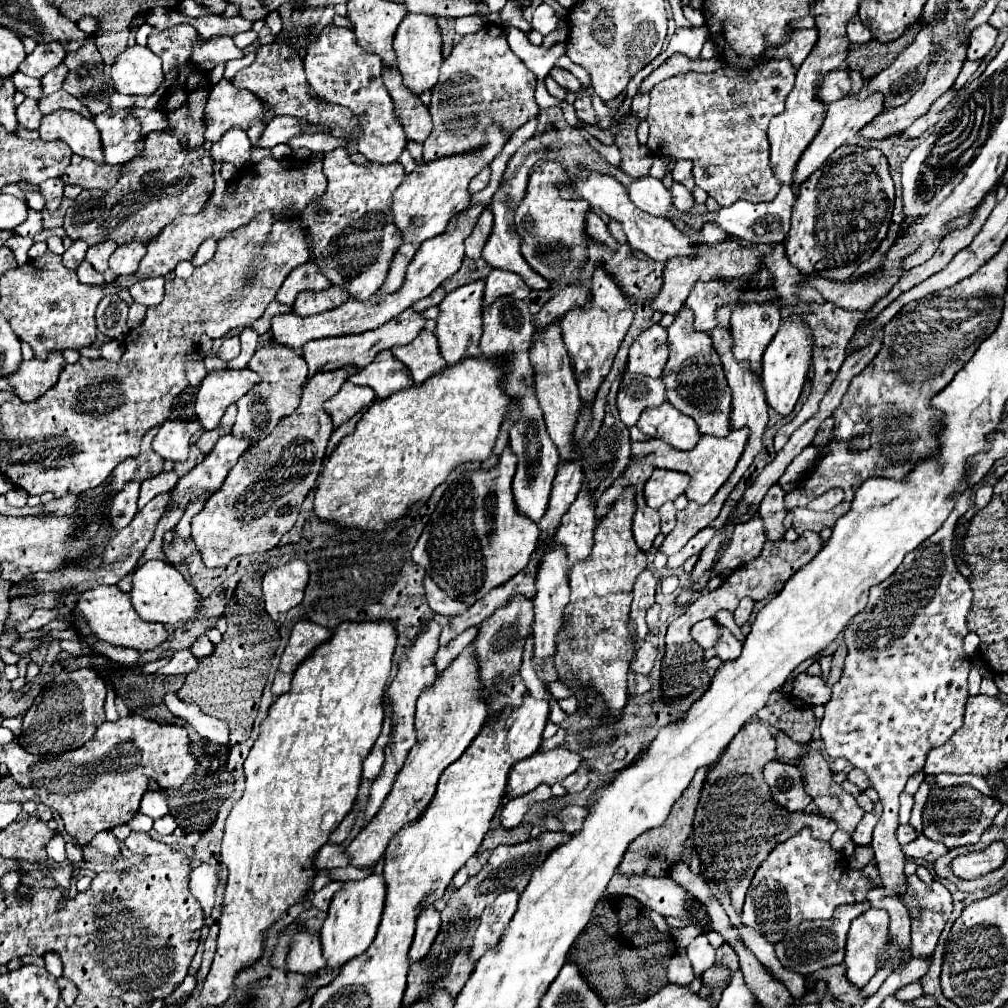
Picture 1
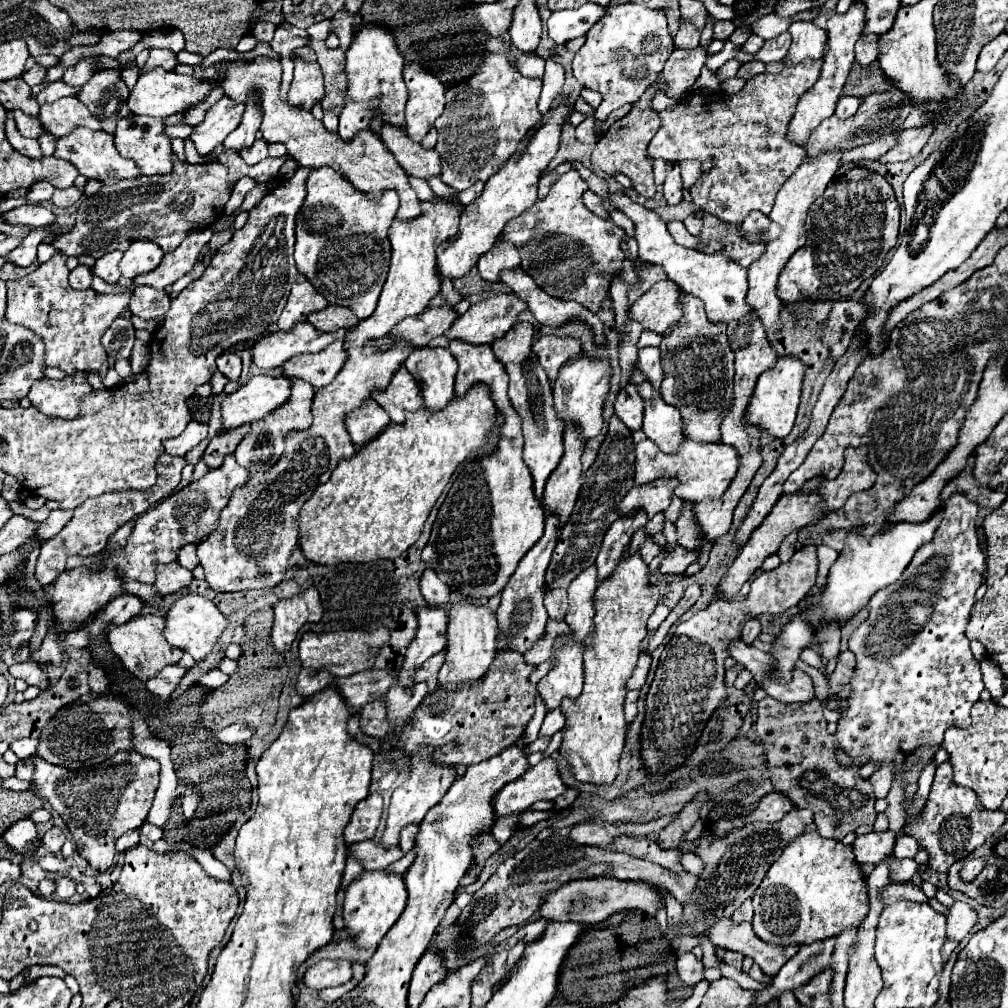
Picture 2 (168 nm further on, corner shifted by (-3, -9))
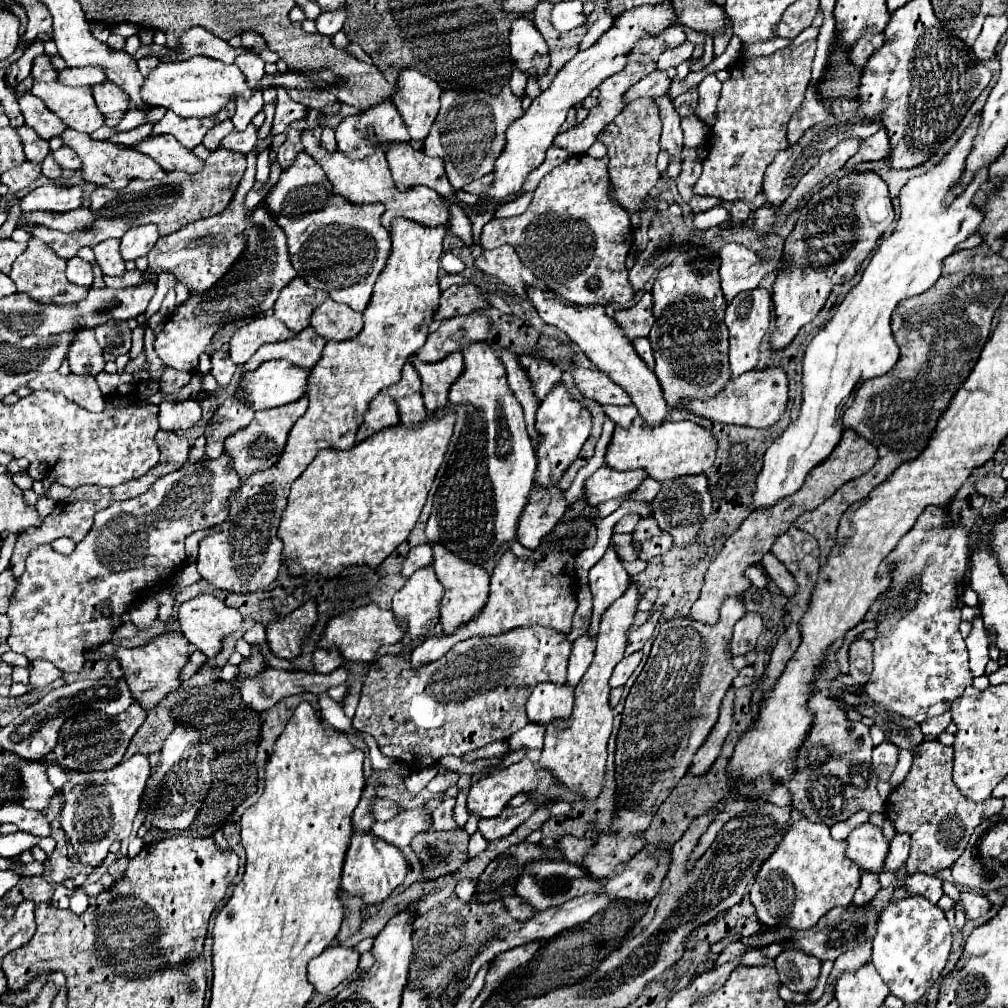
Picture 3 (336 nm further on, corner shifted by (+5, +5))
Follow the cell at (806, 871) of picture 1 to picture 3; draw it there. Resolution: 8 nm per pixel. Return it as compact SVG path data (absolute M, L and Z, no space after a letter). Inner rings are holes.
M806 818L794 822L786 832L784 840L780 842L780 846L776 848L776 852L762 864L760 872L756 874L754 886L750 890L750 902L760 922L770 928L788 926L794 930L806 930L812 928L820 920L820 916L824 916L828 910L836 906L848 906L860 884L862 872L854 862L850 862L844 856L844 850L846 850L846 840L834 840L826 824L814 824Z

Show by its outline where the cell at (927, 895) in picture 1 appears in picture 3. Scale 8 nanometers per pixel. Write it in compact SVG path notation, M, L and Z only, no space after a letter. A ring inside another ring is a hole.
M962 892L960 900L958 900L958 906L962 906L968 920L976 920L976 918L980 918L980 916L984 916L988 912L990 902L982 894Z

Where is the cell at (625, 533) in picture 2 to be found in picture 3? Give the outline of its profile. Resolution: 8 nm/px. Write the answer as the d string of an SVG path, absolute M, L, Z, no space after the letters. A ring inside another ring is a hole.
M610 544L604 556L590 568L588 572L588 582L590 582L590 592L594 600L592 608L592 624L590 624L590 634L598 634L598 622L604 610L624 594L628 586L628 572L624 570L620 558L616 558L616 550Z

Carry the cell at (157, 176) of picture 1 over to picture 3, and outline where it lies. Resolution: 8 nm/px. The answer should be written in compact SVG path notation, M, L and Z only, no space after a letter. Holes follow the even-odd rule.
M218 148L210 152L210 156L204 160L202 170L196 174L188 174L184 170L172 170L172 172L166 172L162 180L132 178L132 182L128 182L124 190L96 186L96 190L92 190L92 196L88 198L90 202L88 208L92 210L92 214L96 214L98 222L88 226L88 230L76 230L76 232L64 234L52 228L34 226L32 236L46 242L60 258L66 258L66 260L76 256L76 250L82 246L96 246L98 242L108 238L122 238L126 230L140 224L156 224L160 236L168 236L190 222L220 214L224 206L232 200L244 170L246 170L244 154Z

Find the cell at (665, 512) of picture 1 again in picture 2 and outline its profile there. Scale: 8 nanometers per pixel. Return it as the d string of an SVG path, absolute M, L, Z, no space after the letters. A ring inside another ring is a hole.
M656 514L652 520L648 520L648 524L644 526L644 532L648 536L652 536L652 540L656 540L658 546L664 546L666 544L666 538L662 534L662 524L664 524L664 514Z

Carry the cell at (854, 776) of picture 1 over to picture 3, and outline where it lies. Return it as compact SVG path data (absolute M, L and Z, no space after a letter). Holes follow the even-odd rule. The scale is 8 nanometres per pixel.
M884 740L880 746L876 746L872 750L872 768L880 782L886 782L890 778L890 774L894 772L894 766L898 760L896 752L898 752L898 748L888 740Z

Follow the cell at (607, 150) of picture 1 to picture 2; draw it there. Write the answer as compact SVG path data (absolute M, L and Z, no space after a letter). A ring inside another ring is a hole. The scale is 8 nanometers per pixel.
M593 116L587 117L580 125L575 129L576 138L583 144L594 144L598 141L598 138L594 132L595 120Z

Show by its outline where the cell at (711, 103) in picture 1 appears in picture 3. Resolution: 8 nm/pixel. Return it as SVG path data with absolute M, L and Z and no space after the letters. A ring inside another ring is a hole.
M808 40L798 48L784 48L770 56L740 56L730 68L730 80L722 84L718 100L718 120L708 140L708 158L702 174L692 190L700 196L714 196L722 202L754 202L764 190L764 174L776 152L790 146L786 126L800 110L810 68L816 52L816 40Z

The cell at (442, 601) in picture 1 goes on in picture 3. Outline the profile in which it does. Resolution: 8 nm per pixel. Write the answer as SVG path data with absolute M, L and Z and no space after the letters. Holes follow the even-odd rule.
M420 544L410 550L410 554L402 566L402 574L406 578L410 578L416 570L420 570L424 566L432 566L432 546L430 544Z

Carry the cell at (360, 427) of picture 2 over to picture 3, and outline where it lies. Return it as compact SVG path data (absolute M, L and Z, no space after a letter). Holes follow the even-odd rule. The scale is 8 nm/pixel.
M378 394L378 398L372 398L372 402L368 404L364 422L360 424L360 430L356 434L356 442L366 440L386 426L394 426L394 422L398 424L398 408L394 406L394 400L390 396Z

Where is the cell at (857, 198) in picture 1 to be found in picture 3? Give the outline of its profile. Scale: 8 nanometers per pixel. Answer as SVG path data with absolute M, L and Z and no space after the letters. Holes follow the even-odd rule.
M852 172L832 180L806 200L798 210L798 220L790 236L784 240L782 268L772 286L772 302L776 312L776 330L772 346L784 348L798 330L812 322L824 306L836 284L850 282L864 258L872 252L878 238L894 222L894 210L886 182L876 172Z

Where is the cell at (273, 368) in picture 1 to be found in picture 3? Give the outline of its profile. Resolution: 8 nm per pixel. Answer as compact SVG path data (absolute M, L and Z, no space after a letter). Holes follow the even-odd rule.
M304 396L296 402L290 402L288 406L276 406L276 410L260 410L244 430L236 430L236 434L230 434L226 438L226 450L232 456L234 470L240 474L240 478L250 476L254 470L270 468L278 462L278 456L284 450L290 428L306 412L306 408L308 408L308 398Z

